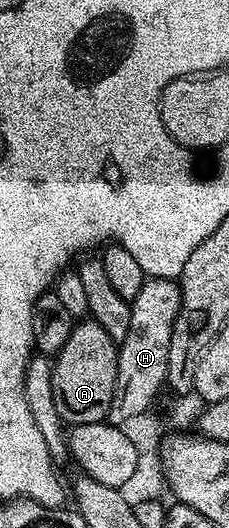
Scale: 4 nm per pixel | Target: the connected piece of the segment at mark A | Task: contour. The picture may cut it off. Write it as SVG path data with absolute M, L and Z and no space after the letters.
M92 318L75 323L72 334L68 334L68 342L64 342L64 346L52 360L52 394L56 398L56 410L62 421L70 426L101 424L109 417L112 394L116 390L117 365L118 344L112 338L108 338L108 330L104 330L104 326L100 326Z

